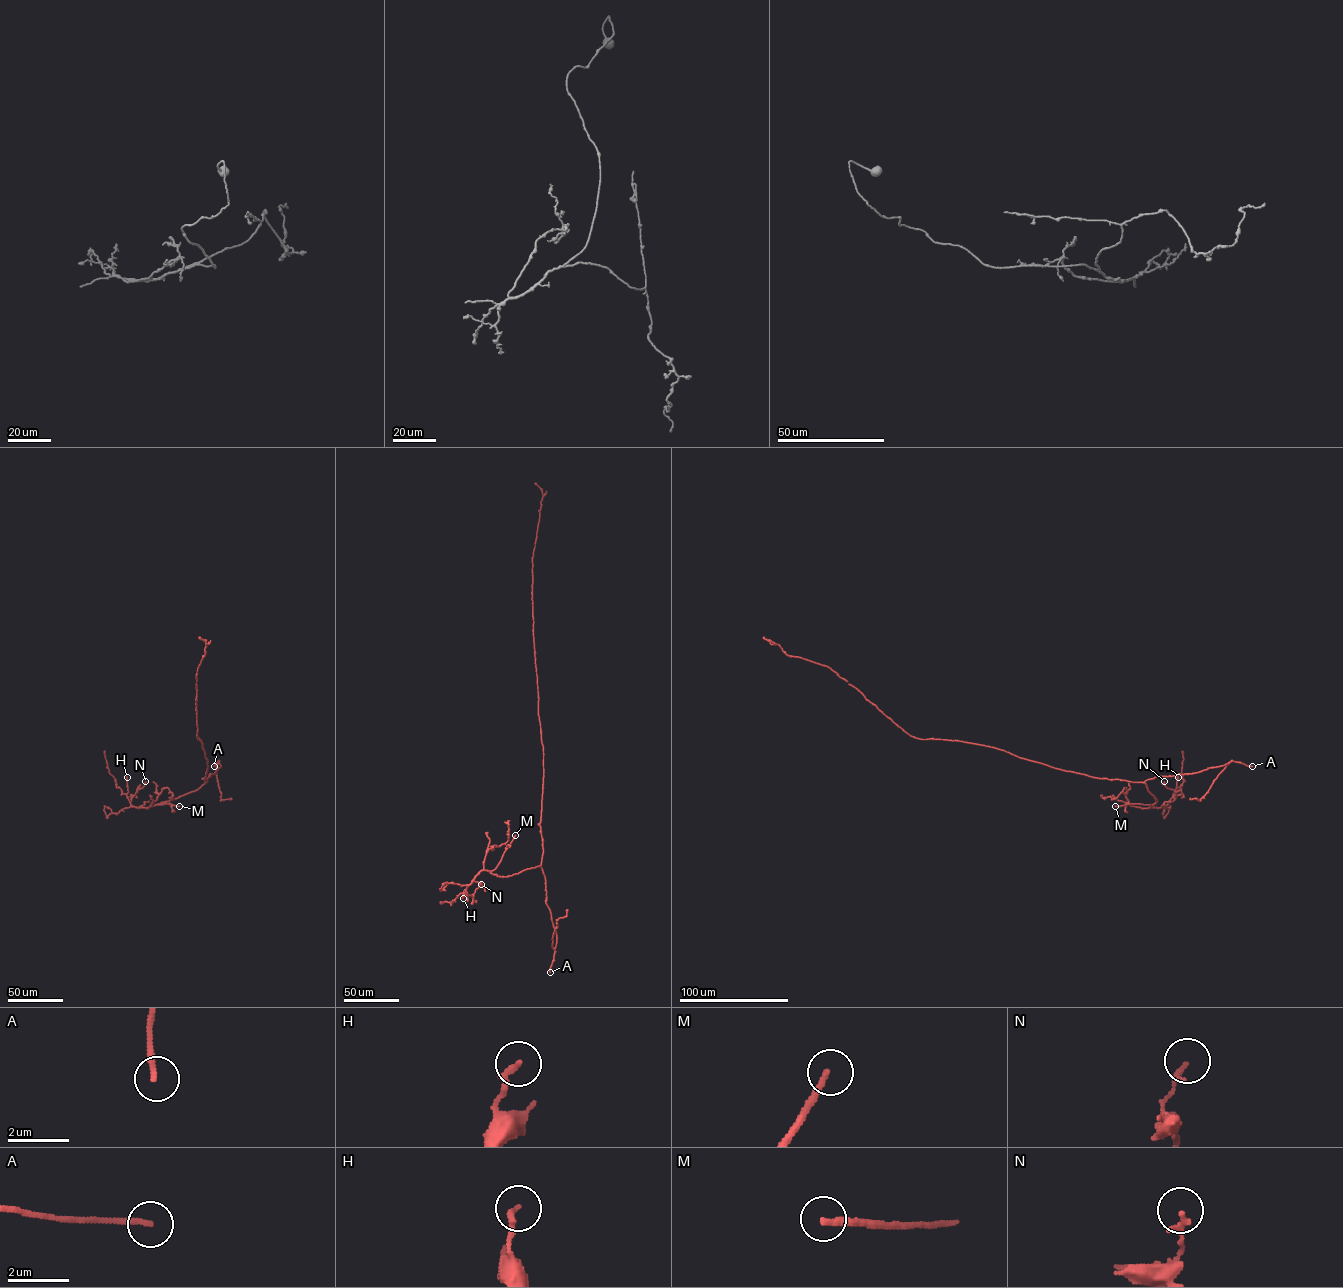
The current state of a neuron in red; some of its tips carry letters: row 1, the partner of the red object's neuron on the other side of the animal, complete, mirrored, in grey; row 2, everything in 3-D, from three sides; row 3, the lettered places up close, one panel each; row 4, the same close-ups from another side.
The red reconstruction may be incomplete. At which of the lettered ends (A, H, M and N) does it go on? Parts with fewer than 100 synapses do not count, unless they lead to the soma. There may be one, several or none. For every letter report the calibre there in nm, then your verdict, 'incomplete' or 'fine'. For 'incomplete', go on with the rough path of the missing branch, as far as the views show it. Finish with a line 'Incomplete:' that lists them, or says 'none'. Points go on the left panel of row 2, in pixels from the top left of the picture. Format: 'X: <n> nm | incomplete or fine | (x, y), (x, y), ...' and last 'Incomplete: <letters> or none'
A: 200 nm | fine
H: 240 nm | fine
M: 220 nm | incomplete | (179, 806), (181, 812), (174, 826), (161, 832), (167, 823)
N: 180 nm | fine
Incomplete: M

